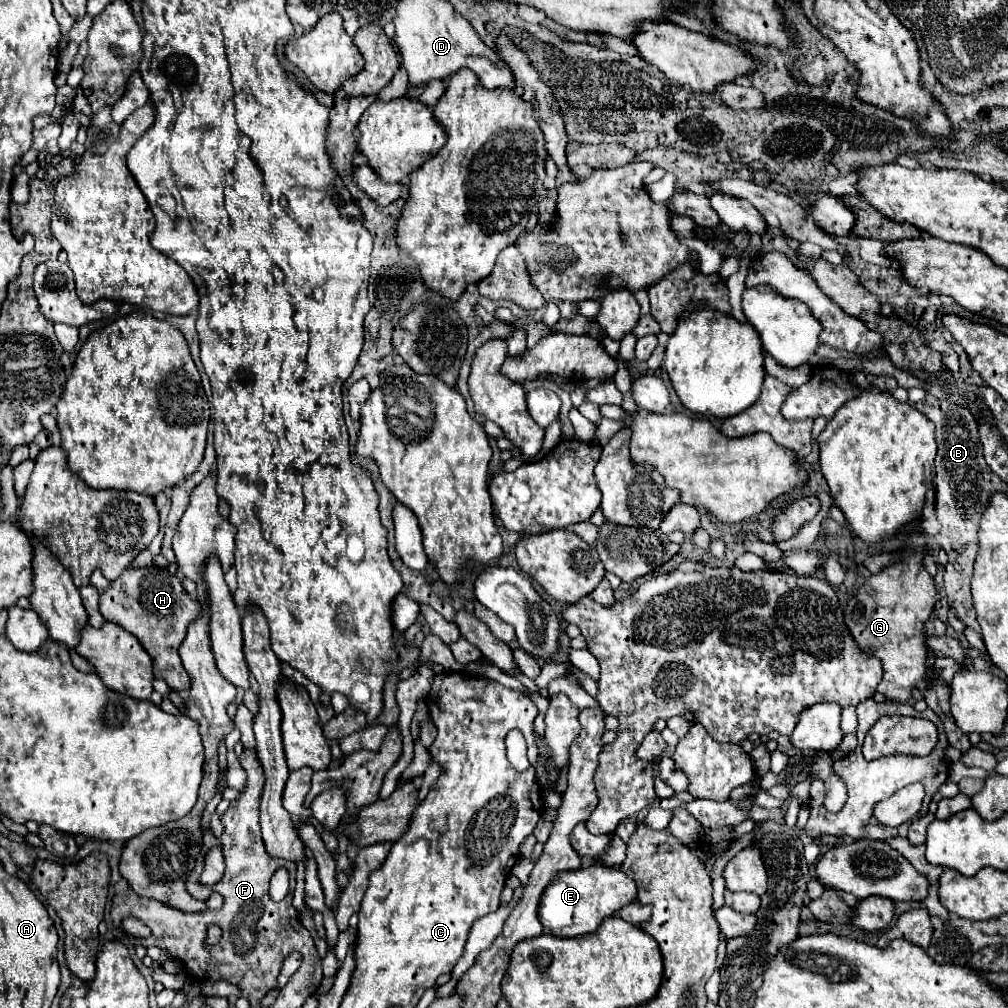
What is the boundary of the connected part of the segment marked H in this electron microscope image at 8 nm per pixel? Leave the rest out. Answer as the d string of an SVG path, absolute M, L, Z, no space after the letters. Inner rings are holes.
M134 567L126 569L112 585L100 595L100 613L106 621L118 623L126 631L130 631L152 657L154 679L162 679L174 691L184 691L190 687L190 677L182 667L178 647L186 637L188 625L202 613L202 605L198 599L192 599L180 579L172 575L168 569L154 567ZM144 581L144 589L142 589ZM164 621L164 625L160 625Z

